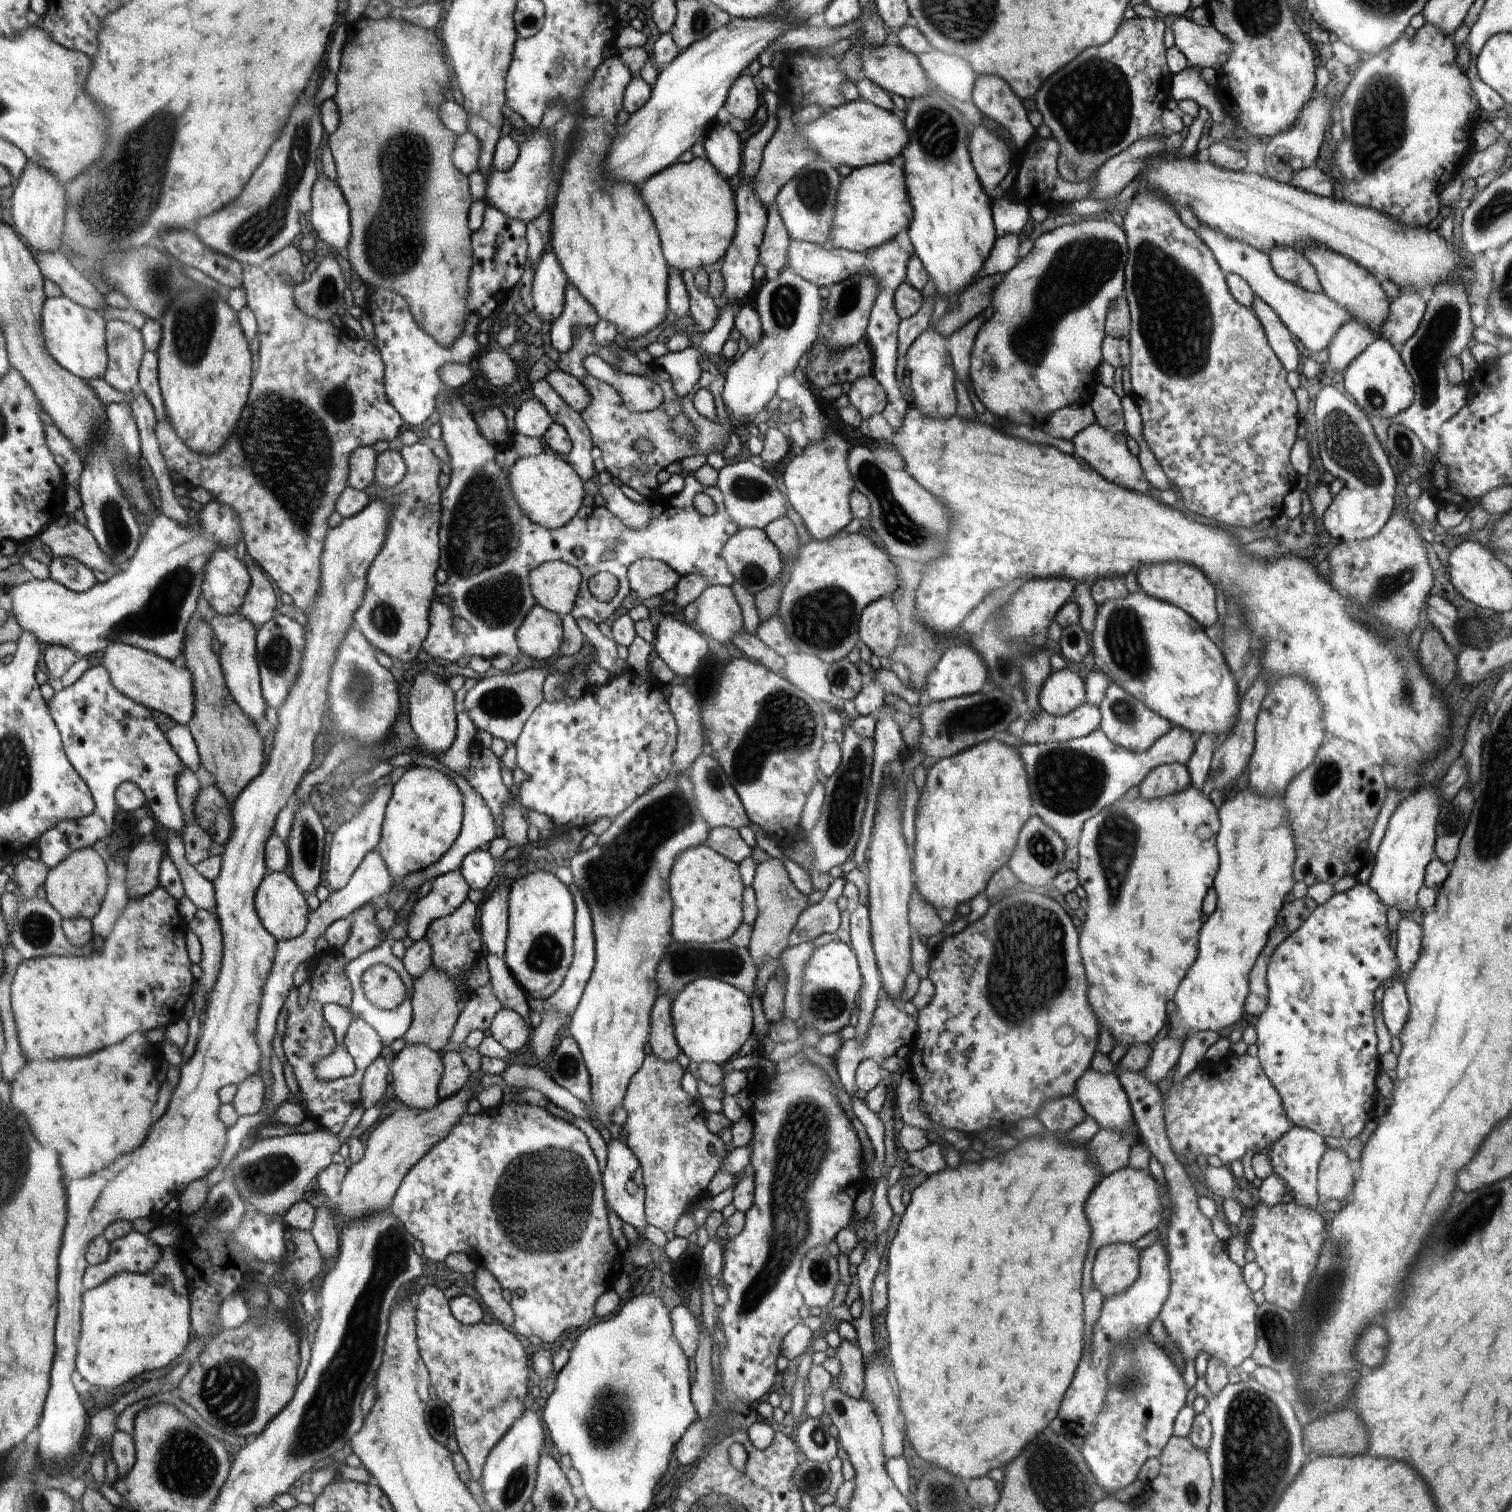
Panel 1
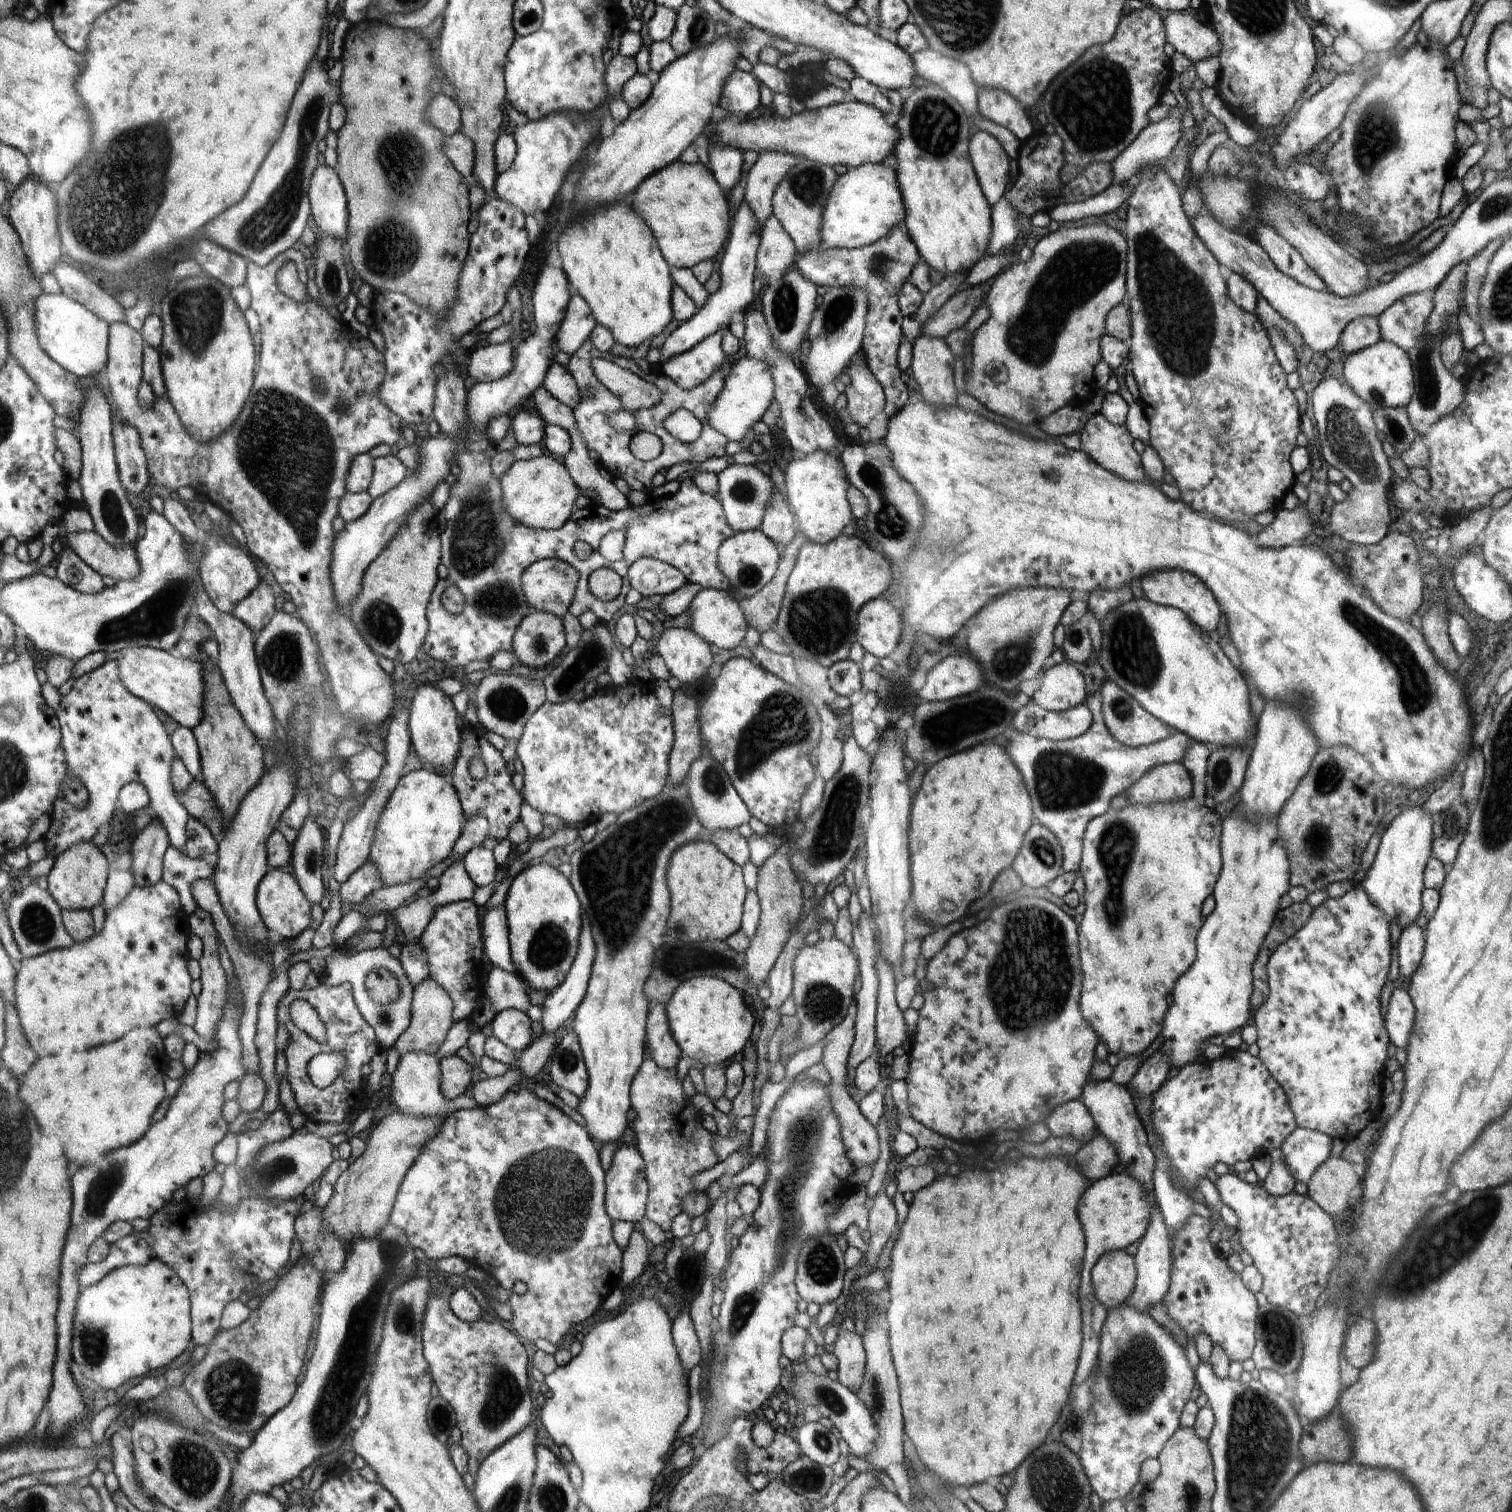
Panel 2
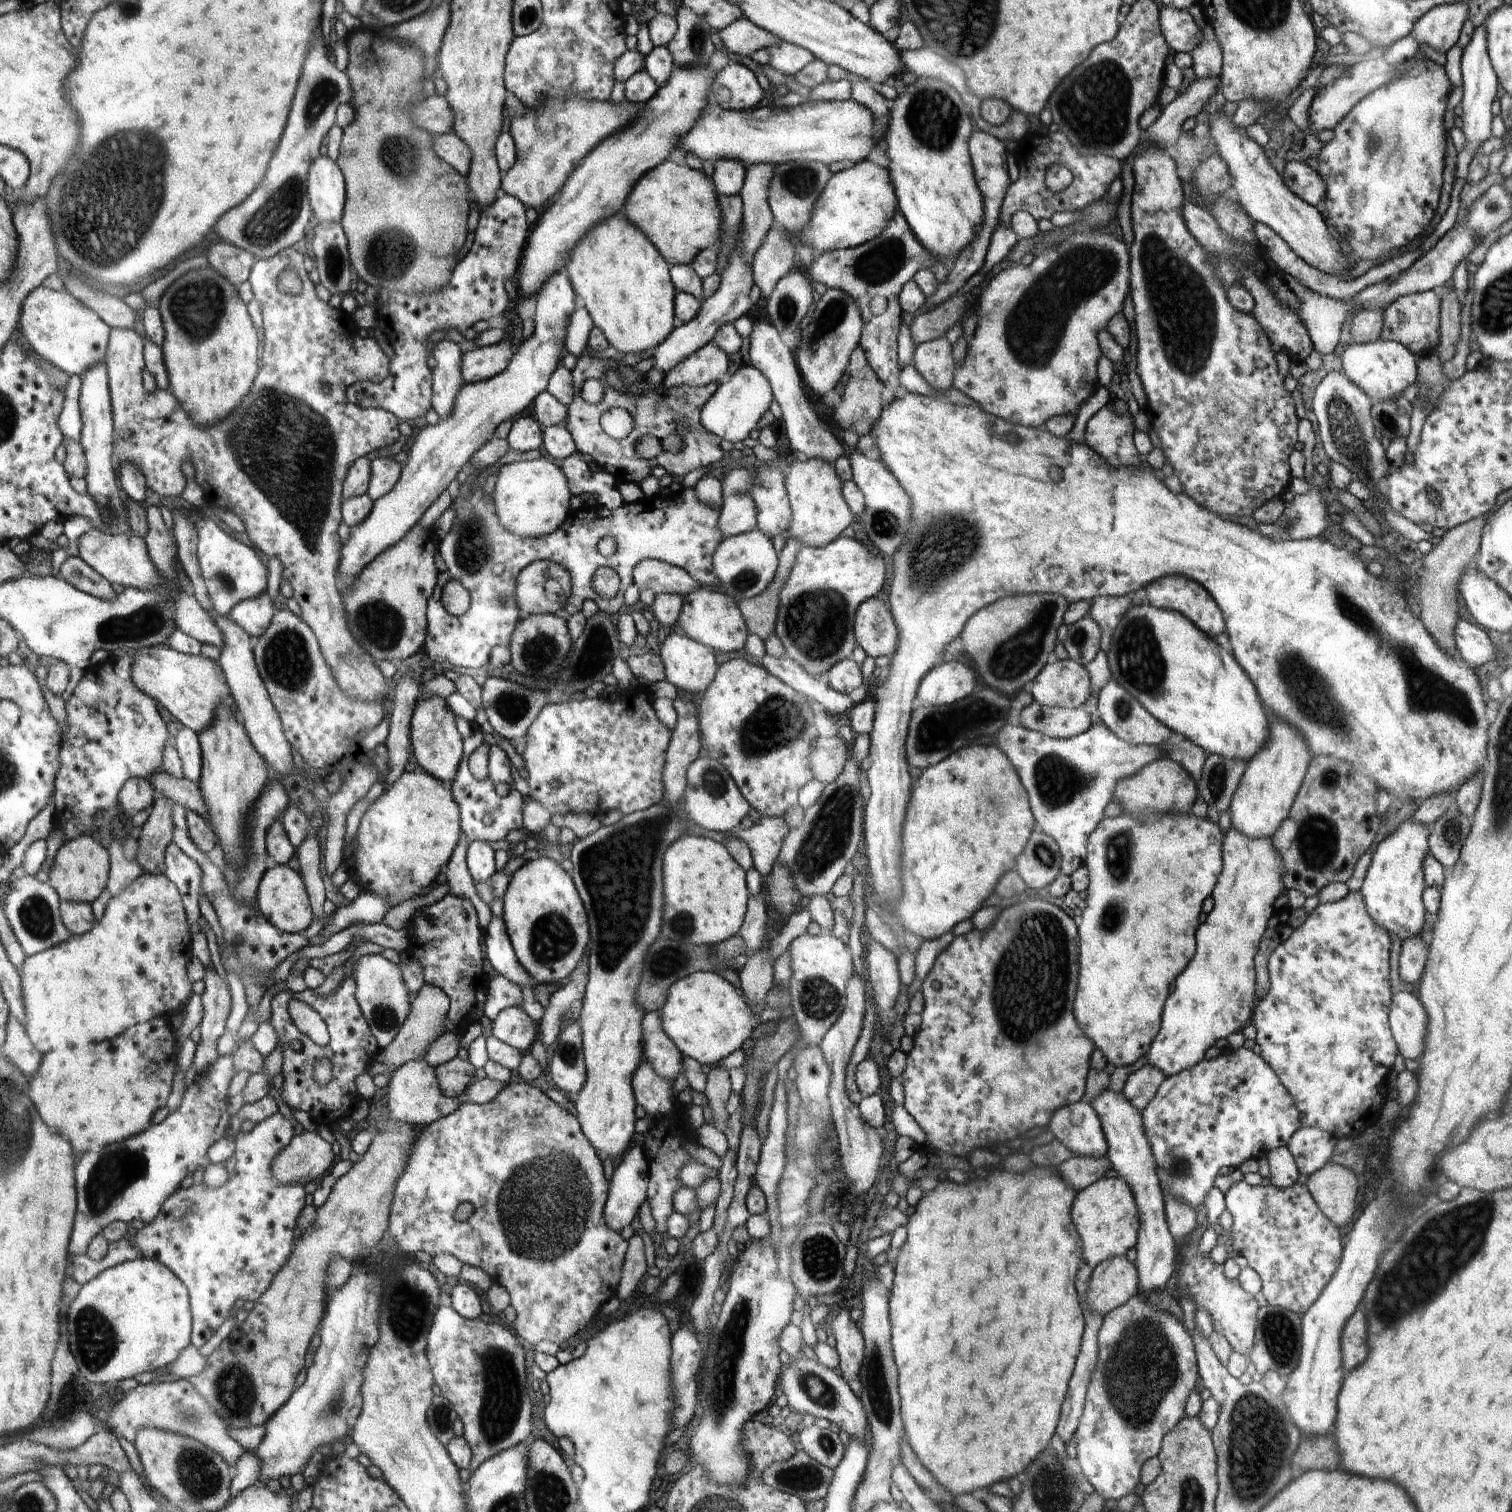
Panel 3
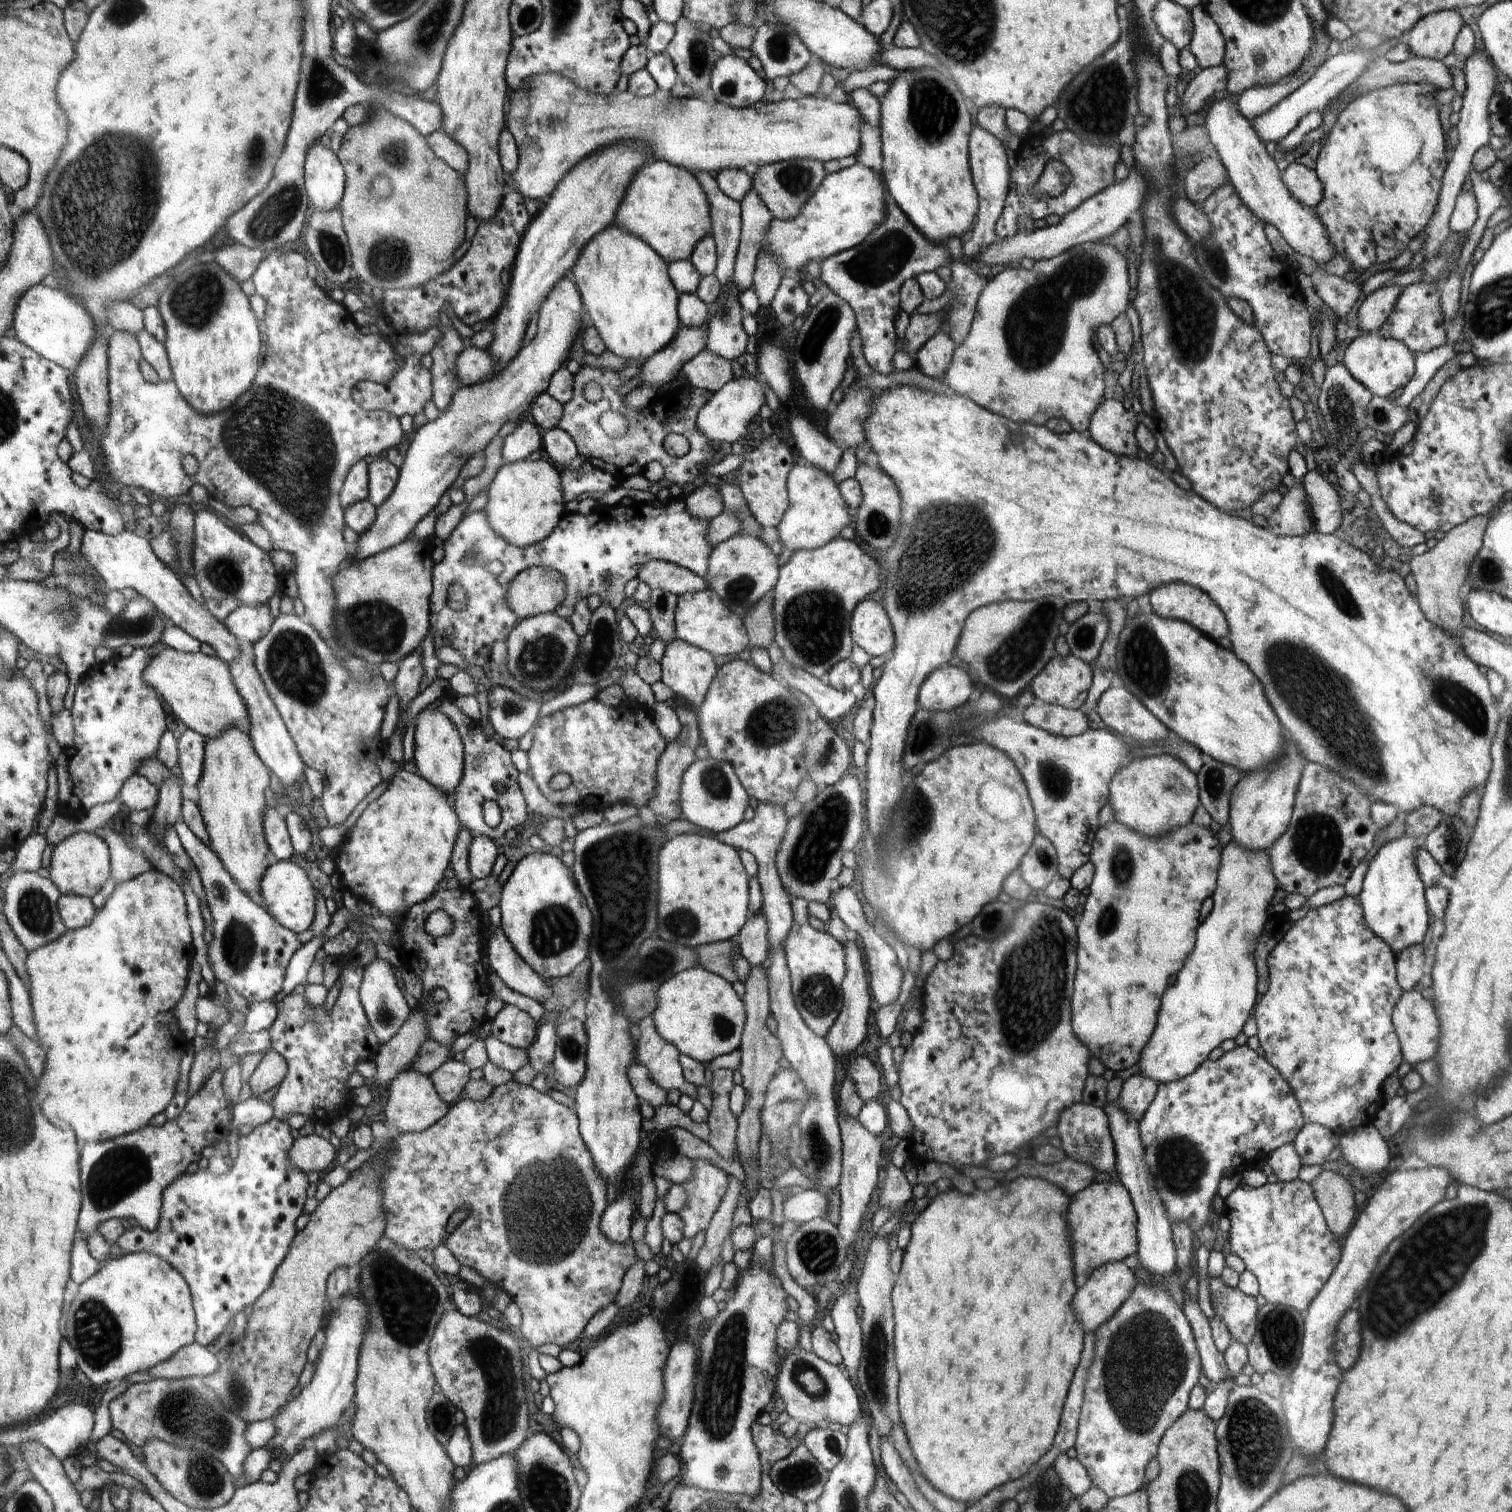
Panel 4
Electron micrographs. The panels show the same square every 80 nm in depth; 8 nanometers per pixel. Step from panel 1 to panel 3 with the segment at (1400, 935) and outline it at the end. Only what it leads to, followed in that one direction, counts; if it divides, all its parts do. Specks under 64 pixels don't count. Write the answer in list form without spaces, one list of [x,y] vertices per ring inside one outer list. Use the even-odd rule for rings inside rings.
[[[1420,933],[1410,935],[1401,944],[1399,955],[1399,978],[1402,985],[1416,984],[1424,972],[1428,949]]]

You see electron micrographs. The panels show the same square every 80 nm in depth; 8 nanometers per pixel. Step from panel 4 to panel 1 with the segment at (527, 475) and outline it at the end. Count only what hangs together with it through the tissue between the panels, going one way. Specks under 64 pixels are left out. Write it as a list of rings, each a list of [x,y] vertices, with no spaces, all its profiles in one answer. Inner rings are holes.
[[[552,450],[542,451],[537,455],[520,457],[508,470],[511,489],[521,511],[533,523],[541,524],[549,529],[560,528],[570,523],[576,516],[584,500],[582,477],[569,463]]]

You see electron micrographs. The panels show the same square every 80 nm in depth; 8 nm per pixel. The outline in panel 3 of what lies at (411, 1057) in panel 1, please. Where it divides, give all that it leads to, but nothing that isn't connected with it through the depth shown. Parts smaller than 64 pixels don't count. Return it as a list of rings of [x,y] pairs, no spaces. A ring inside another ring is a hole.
[[[423,1058],[404,1063],[402,1067],[393,1070],[388,1087],[388,1104],[391,1112],[389,1120],[408,1123],[411,1127],[422,1128],[432,1124],[435,1120],[450,1115],[463,1103],[458,1098],[443,1095],[435,1068]]]

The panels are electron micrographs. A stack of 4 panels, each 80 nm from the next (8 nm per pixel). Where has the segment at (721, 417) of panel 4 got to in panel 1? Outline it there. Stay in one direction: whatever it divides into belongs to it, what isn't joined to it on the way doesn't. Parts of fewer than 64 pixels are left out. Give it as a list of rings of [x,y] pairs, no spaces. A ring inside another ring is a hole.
[[[788,267],[782,268],[776,274],[769,275],[760,283],[756,297],[756,308],[759,310],[762,322],[762,339],[729,366],[722,393],[728,417],[732,413],[734,418],[740,418],[742,423],[753,420],[756,413],[760,412],[764,405],[774,398],[781,378],[788,374],[798,373],[798,360],[806,352],[809,352],[815,341],[819,339],[819,324],[822,322],[822,298],[818,294],[818,288],[810,281],[806,282],[796,272],[788,270]]]

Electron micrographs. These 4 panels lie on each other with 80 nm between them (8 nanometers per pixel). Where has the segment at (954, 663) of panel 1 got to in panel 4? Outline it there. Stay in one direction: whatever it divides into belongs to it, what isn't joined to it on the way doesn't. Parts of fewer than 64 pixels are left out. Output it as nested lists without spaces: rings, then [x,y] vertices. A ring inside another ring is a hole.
[[[946,664],[928,676],[920,686],[920,706],[929,711],[951,711],[967,702],[972,680],[962,670]]]

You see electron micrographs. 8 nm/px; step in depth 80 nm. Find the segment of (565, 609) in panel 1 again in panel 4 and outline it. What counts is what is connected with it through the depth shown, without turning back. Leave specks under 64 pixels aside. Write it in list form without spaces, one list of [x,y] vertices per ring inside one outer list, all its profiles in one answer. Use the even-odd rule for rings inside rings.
[[[544,565],[530,567],[515,576],[508,604],[519,619],[554,613],[567,596],[563,574]]]

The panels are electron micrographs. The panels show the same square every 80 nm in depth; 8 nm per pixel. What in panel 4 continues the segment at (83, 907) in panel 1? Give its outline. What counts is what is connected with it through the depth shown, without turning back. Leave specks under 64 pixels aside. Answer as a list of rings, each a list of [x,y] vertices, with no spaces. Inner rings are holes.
[[[77,832],[67,841],[51,849],[50,878],[58,885],[64,895],[80,895],[91,899],[100,892],[110,876],[110,856],[104,839],[98,838],[94,832]]]

